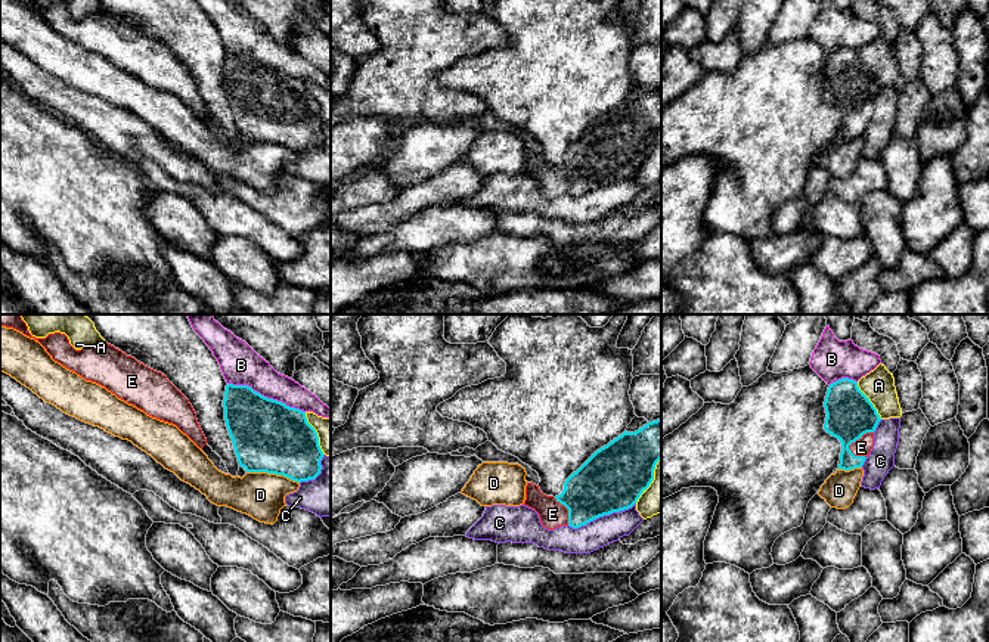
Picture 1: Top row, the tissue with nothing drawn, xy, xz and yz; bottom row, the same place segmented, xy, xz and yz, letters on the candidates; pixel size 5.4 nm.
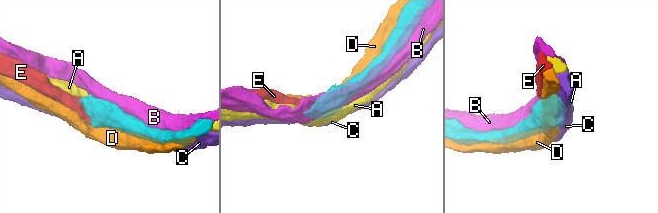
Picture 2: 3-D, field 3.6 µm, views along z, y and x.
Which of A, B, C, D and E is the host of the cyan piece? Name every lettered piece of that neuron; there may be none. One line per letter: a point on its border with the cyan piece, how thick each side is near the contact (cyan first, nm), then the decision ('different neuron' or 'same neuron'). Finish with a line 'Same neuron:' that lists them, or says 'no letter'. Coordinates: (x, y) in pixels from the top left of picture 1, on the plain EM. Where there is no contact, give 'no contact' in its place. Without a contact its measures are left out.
A: meets cyan in yz at (868, 70); 260 nm thick on the cyan side, 180 nm on the other; different neuron
B: meets cyan in xy at (266, 67); 400 nm thick on the cyan side, 220 nm on the other; different neuron
C: meets cyan in xz at (601, 185); 360 nm thick on the cyan side, 160 nm on the other; different neuron
D: meets cyan in xy at (273, 142); 400 nm thick on the cyan side, 260 nm on the other; different neuron
E: meets cyan in yz at (855, 109); 260 nm thick on the cyan side, 100 nm on the other; same neuron
Same neuron: E

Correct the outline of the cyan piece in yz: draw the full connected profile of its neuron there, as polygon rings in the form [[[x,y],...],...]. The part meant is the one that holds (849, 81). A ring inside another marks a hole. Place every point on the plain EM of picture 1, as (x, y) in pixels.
[[[841,47],[830,53],[824,99],[841,112],[838,139],[861,137],[874,115],[874,100],[881,90],[858,52]]]

